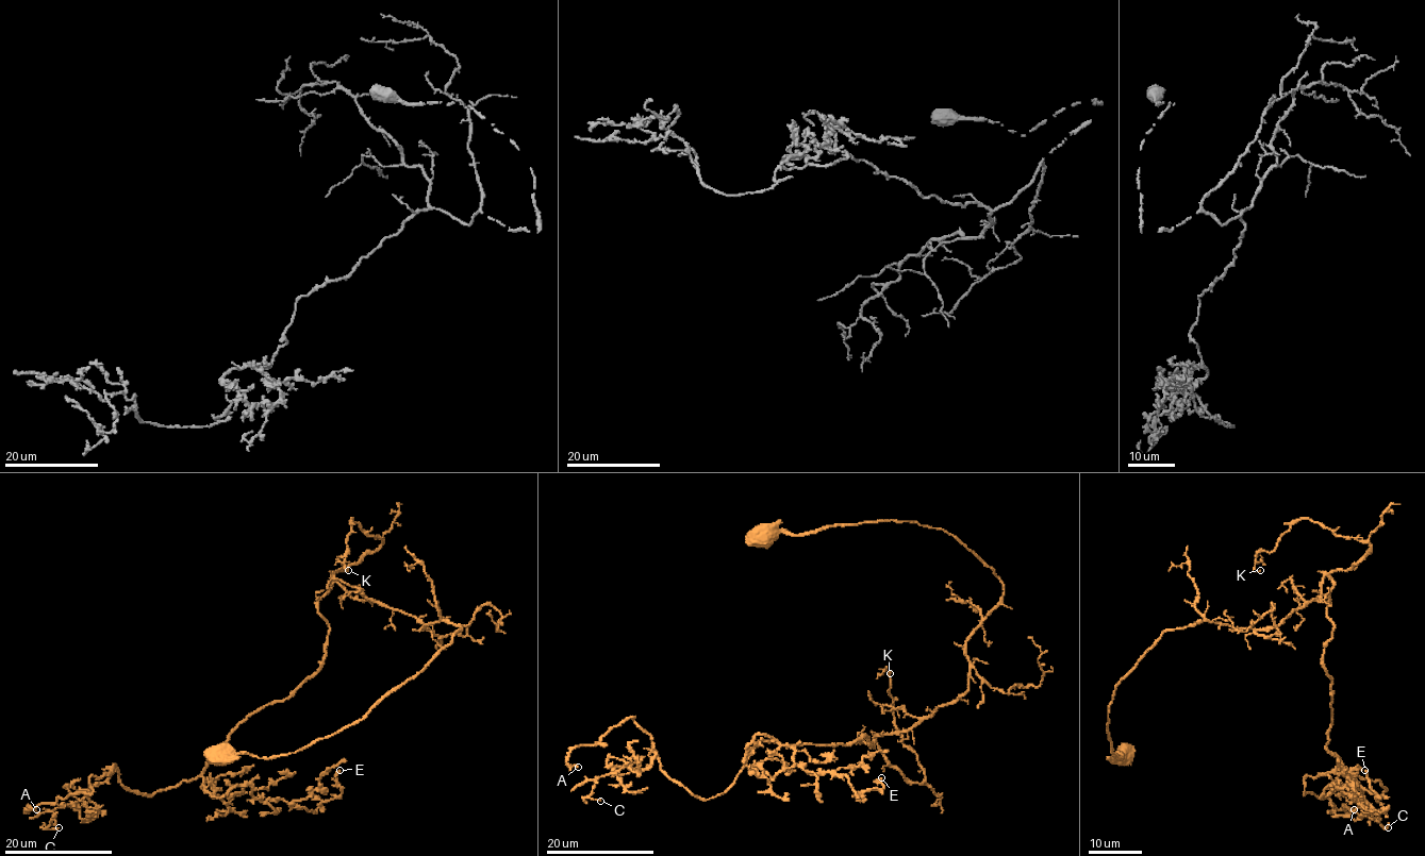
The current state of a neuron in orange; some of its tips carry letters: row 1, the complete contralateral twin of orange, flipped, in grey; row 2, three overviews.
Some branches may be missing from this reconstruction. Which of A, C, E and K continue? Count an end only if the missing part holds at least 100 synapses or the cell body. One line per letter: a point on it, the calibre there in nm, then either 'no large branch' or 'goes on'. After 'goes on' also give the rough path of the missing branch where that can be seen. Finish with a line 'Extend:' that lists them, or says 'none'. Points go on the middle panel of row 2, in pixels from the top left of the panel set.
A: (578, 767) | 240 nm | no large branch
C: (600, 801) | 190 nm | no large branch
E: (881, 777) | 320 nm | no large branch
K: (890, 673) | 120 nm | no large branch
Extend: none

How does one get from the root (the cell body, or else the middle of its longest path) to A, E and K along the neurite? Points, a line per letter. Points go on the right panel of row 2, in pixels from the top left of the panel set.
A: (1123, 755), (1108, 707), (1164, 632), (1276, 627), (1326, 575), (1326, 748), (1387, 789), (1305, 793), (1354, 809)
E: (1123, 755), (1108, 707), (1164, 632), (1276, 627), (1326, 575), (1352, 778), (1322, 796), (1381, 811), (1364, 770)
K: (1123, 755), (1108, 707), (1164, 632), (1276, 627), (1370, 546), (1298, 519), (1257, 554), (1260, 570)

